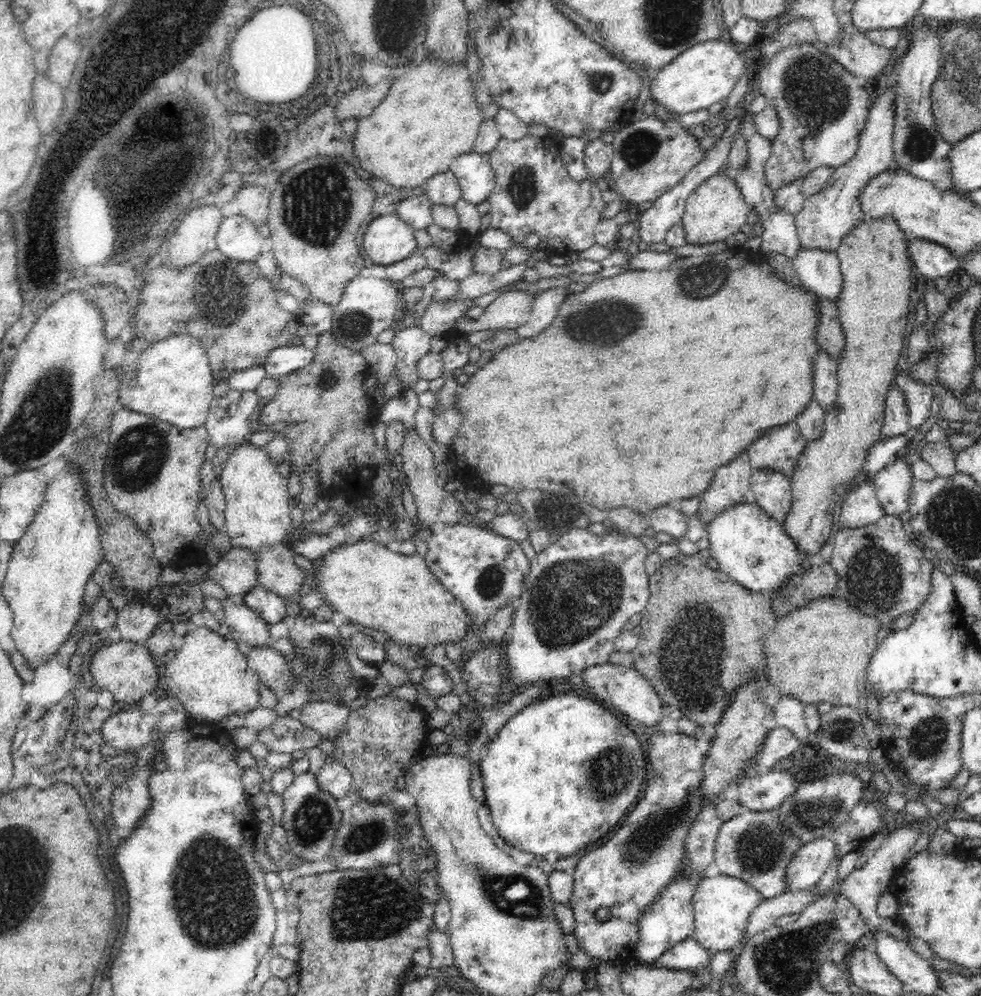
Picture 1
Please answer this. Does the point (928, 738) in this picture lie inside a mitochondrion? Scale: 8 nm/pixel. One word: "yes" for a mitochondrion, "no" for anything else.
yes

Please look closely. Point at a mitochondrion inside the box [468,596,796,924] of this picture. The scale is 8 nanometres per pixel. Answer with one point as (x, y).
(692, 668)

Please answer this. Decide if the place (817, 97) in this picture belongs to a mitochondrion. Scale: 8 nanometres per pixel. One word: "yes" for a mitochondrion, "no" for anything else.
yes

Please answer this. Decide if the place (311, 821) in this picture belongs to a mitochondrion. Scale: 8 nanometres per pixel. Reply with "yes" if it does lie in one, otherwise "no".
yes

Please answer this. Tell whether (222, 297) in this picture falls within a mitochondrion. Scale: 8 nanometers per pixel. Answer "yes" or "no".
yes

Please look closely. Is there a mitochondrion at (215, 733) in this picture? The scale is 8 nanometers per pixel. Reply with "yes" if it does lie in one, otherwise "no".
no

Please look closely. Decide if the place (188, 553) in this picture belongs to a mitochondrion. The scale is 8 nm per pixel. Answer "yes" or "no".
no

